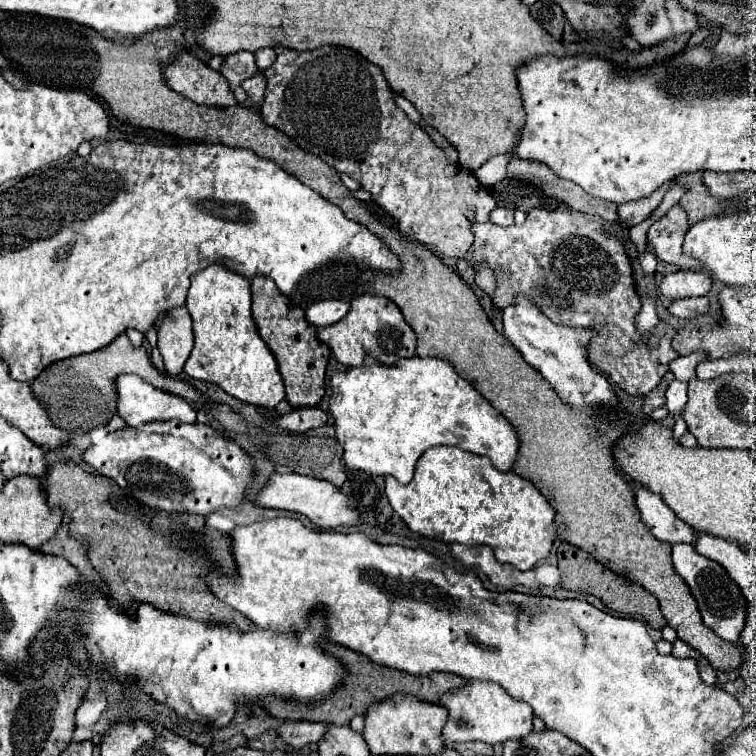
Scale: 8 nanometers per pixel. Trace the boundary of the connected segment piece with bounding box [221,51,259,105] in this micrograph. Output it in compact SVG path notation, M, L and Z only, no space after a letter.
M237 51L237 53L225 57L225 65L221 67L221 73L225 73L225 77L227 77L229 83L233 83L235 97L237 97L239 105L247 105L247 99L249 99L245 95L245 91L239 87L241 81L253 77L257 71L259 69L255 65L255 57L249 51Z

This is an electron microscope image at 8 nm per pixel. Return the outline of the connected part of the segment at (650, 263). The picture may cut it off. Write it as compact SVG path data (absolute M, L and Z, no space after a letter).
M645 251L645 253L639 257L639 261L641 261L641 267L643 267L645 275L653 277L653 275L655 275L655 265L657 265L657 259L655 259L655 255L653 255L651 251Z

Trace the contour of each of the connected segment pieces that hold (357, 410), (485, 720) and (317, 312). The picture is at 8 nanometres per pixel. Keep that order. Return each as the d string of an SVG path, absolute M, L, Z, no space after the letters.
M371 355L361 367L337 371L331 377L331 397L327 413L333 417L337 441L343 447L343 461L351 471L369 475L395 477L399 483L413 479L417 459L433 445L455 445L475 455L485 455L501 471L509 471L517 455L517 435L507 419L497 413L491 403L479 395L457 371L439 357L411 357L397 361L397 365L381 365Z
M467 681L465 689L447 693L441 705L449 711L449 721L443 729L443 737L449 741L481 741L489 747L503 745L507 741L521 741L533 733L533 709L523 701L517 701L491 681Z
M323 299L323 301L311 303L307 307L305 315L311 325L315 325L317 329L325 329L325 327L341 321L347 311L349 311L349 303L337 301L337 299Z

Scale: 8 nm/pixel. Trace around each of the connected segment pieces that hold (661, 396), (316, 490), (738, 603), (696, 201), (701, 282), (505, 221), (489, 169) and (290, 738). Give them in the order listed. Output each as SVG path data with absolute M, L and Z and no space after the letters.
M667 373L661 381L661 385L657 389L653 389L653 393L649 393L643 401L643 413L649 417L657 407L663 407L665 405L665 391L669 387L669 383L673 381L673 373Z
M273 473L267 487L257 495L255 499L257 505L269 507L269 509L285 509L285 511L295 511L305 515L311 523L315 523L319 529L333 531L339 527L351 527L361 523L361 515L349 507L349 499L343 491L339 491L333 483L297 475L297 473Z
M675 543L673 545L673 565L677 575L687 583L691 589L691 595L695 597L703 623L715 631L725 641L737 643L741 639L741 633L745 631L747 623L747 611L749 611L749 599L741 591L741 587L729 577L729 573L713 559L707 559L699 553L695 553L693 545L689 543Z
M687 173L679 177L679 185L687 187L683 197L677 205L681 205L687 213L687 219L691 225L705 219L705 185L703 185L703 173Z
M677 271L665 275L661 285L661 293L667 299L691 299L703 297L711 289L711 277L707 273L693 273L693 271Z
M497 207L495 211L491 211L491 223L495 223L495 225L513 225L513 211Z
M499 155L489 159L481 169L477 169L473 175L483 187L493 187L497 181L505 179L505 167L507 167L509 155Z
M293 721L293 723L283 723L279 727L279 735L285 739L285 743L293 745L295 749L303 749L313 743L319 745L325 733L327 733L325 723L311 723L311 721Z

